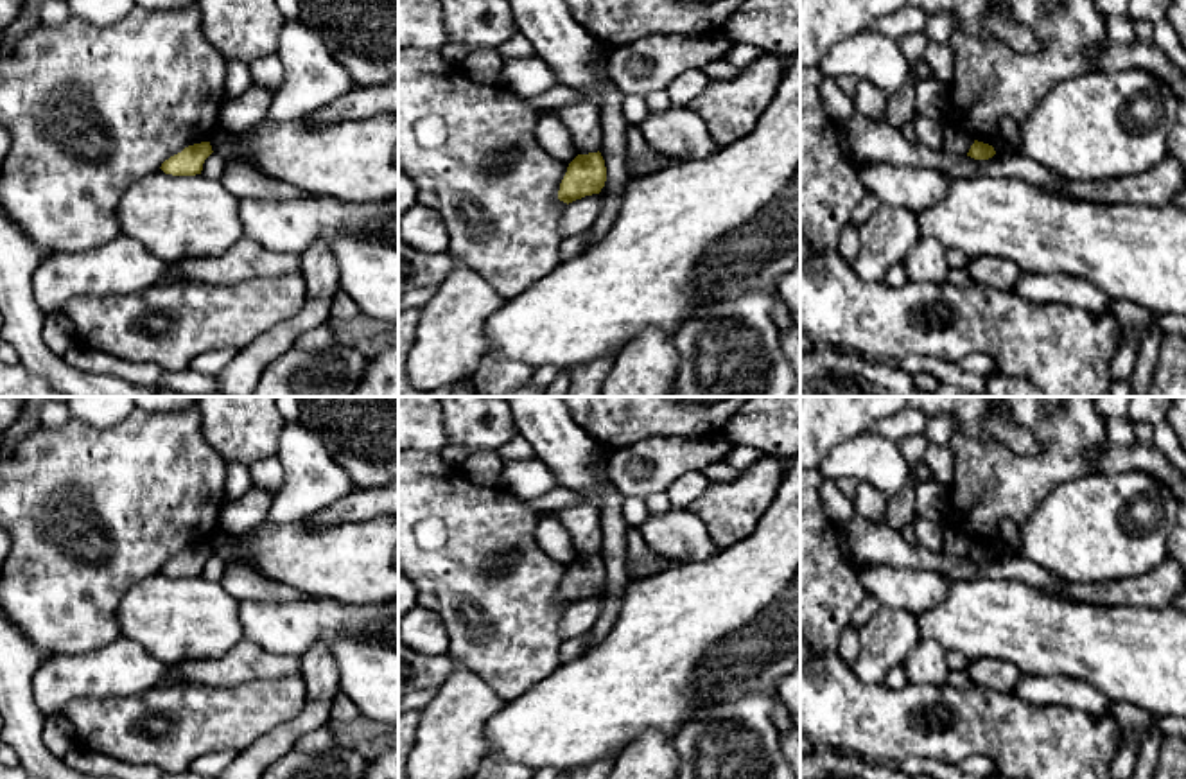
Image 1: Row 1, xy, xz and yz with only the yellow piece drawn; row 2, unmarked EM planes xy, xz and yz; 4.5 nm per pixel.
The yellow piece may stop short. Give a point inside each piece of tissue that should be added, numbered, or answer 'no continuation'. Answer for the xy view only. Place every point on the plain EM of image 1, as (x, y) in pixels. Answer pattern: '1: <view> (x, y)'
no continuation

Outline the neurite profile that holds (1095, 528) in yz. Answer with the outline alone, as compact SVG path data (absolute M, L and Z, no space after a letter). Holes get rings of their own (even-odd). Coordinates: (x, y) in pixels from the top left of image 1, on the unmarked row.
M1086 474L1057 485L1017 528L1019 546L999 542L994 553L1014 551L1066 582L1103 583L1143 576L1168 560L1168 537L1177 524L1173 492L1152 474Z

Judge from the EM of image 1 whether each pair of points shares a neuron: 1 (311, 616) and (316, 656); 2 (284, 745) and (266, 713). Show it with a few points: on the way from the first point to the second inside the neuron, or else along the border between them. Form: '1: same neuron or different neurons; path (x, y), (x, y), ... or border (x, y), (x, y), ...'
1: different neurons; border (318, 639), (329, 648), (338, 670), (338, 681)
2: different neurons; border (307, 702), (295, 717), (239, 752)

